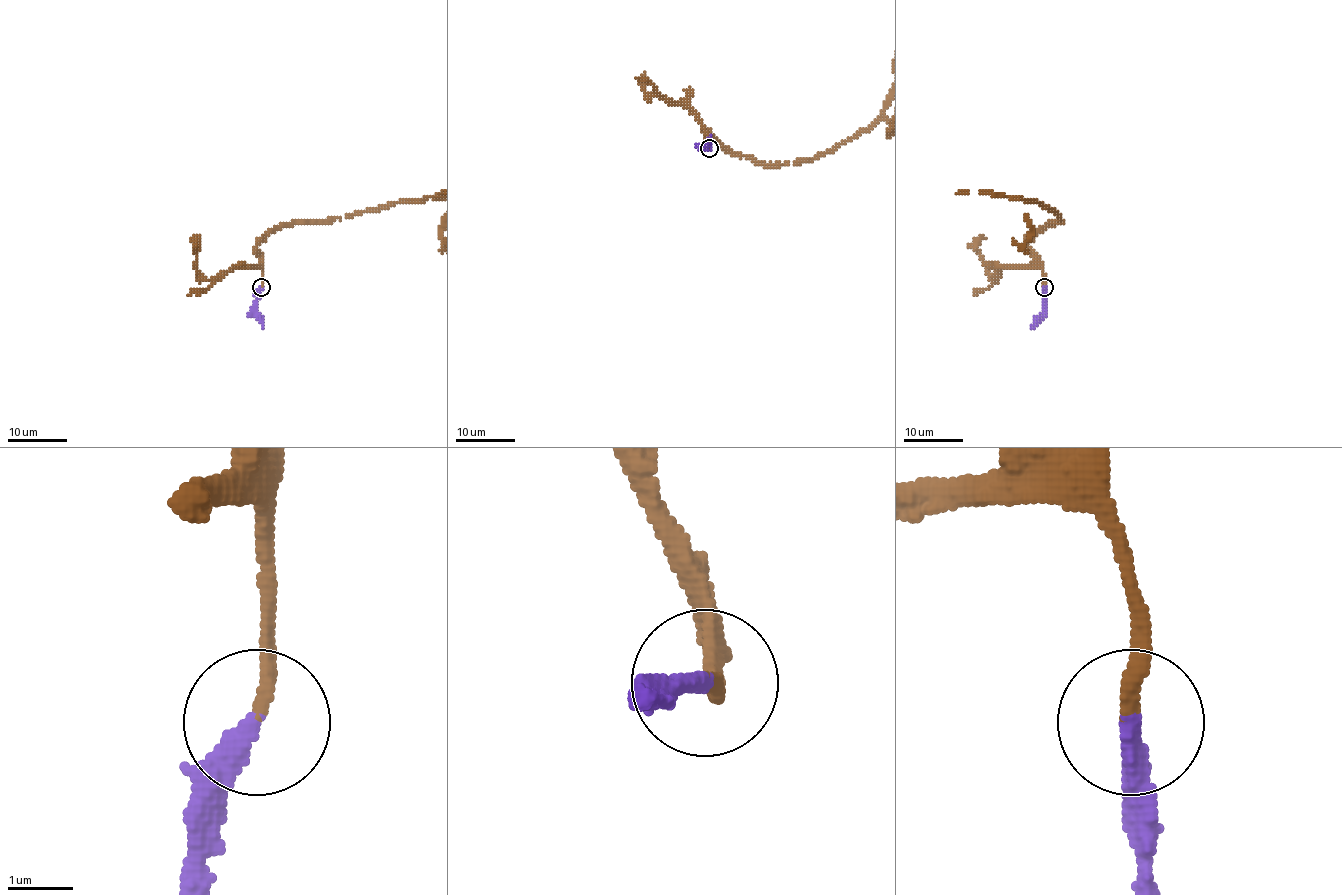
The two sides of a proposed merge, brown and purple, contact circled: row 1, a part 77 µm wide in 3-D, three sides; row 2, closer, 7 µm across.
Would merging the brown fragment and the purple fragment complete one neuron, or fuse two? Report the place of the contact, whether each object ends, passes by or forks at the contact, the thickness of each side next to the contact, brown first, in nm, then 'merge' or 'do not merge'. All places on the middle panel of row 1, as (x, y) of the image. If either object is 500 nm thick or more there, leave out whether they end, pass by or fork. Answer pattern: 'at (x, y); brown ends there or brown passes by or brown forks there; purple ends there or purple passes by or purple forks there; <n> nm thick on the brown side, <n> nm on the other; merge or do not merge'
at (709, 148); brown ends there; purple ends there; 200 nm thick on the brown side, 340 nm on the other; merge

